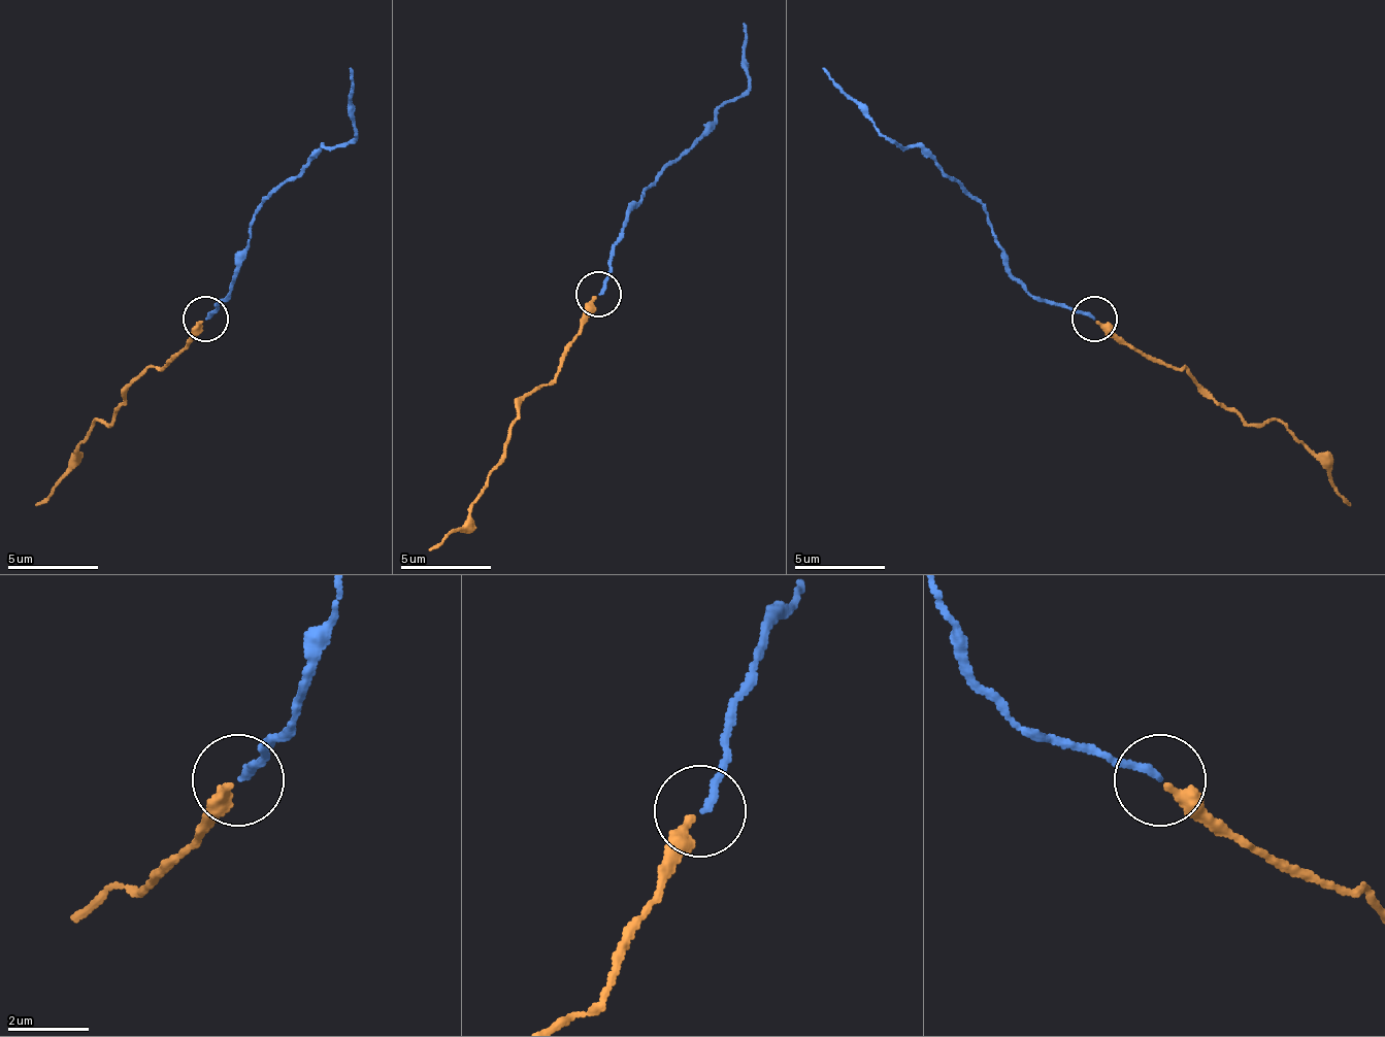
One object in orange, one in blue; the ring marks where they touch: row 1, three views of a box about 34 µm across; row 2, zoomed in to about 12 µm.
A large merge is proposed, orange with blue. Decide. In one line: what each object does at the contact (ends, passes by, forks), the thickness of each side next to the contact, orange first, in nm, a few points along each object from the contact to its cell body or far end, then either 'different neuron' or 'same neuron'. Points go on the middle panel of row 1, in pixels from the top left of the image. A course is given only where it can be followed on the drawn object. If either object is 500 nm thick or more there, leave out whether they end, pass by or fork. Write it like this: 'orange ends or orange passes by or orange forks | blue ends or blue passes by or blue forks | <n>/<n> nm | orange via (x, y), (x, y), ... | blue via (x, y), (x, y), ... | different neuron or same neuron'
orange ends | blue ends | 320/180 nm | orange via (595, 295), (559, 372), (523, 399), (504, 449), (472, 512), (427, 548) | blue via (599, 295), (618, 232), (631, 209), (718, 119), (722, 105), (749, 87), (745, 24) | same neuron

